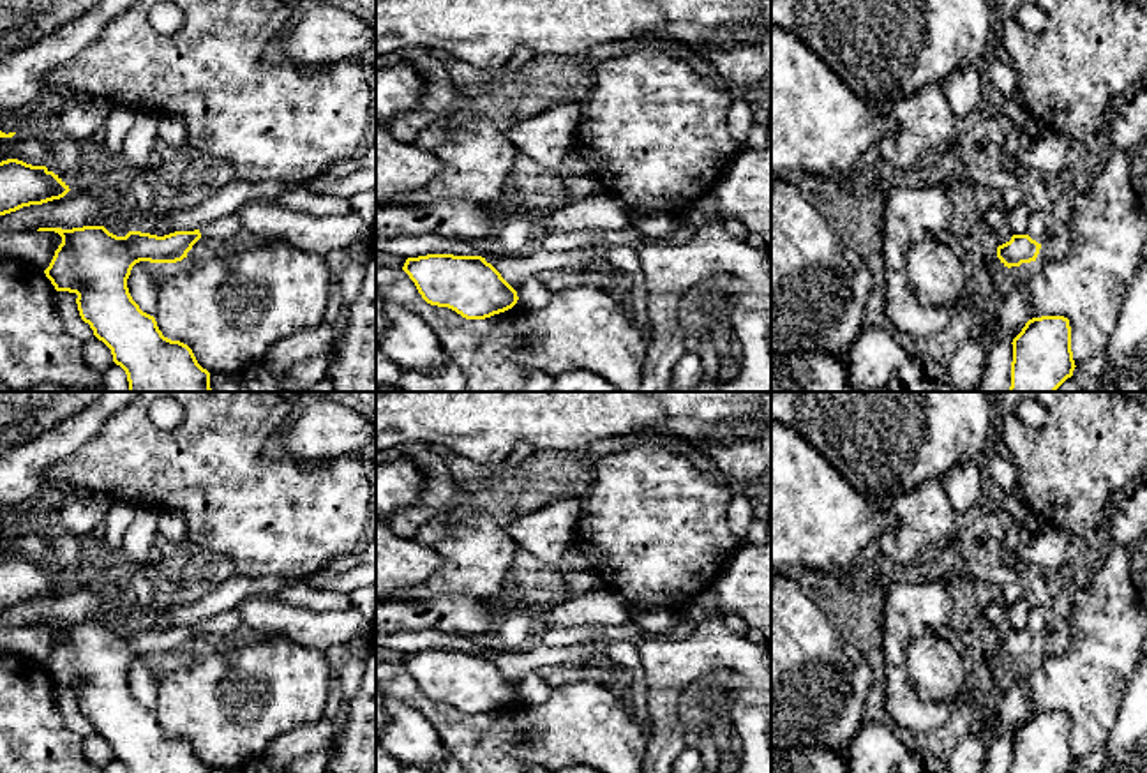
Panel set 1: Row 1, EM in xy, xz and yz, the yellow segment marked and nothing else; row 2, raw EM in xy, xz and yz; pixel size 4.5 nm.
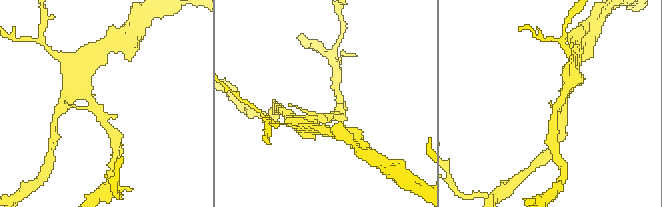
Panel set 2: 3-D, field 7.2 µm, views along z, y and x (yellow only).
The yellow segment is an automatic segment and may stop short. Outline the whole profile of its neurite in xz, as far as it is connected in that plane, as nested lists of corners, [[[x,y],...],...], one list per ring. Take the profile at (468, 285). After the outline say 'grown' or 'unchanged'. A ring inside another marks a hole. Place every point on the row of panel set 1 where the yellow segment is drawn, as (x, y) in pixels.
[[[427,254],[408,258],[402,270],[422,298],[466,319],[485,319],[512,309],[519,296],[482,256]]]; unchanged

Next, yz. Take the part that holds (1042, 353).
[[[1032,318],[1011,344],[1009,392],[1055,392],[1073,376],[1076,365],[1071,351],[1068,318]]]; unchanged

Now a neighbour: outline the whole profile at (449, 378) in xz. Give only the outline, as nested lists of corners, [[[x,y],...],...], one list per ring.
[[[450,356],[434,372],[402,369],[399,385],[404,392],[466,392],[464,374]]]

